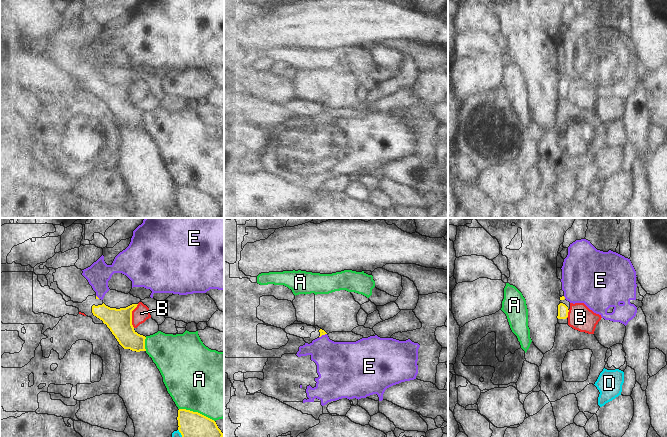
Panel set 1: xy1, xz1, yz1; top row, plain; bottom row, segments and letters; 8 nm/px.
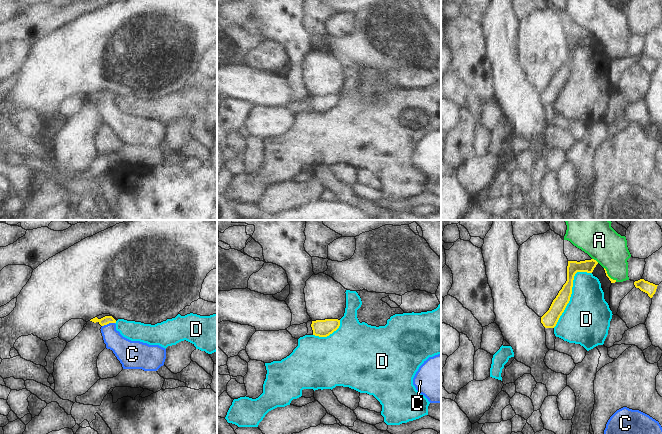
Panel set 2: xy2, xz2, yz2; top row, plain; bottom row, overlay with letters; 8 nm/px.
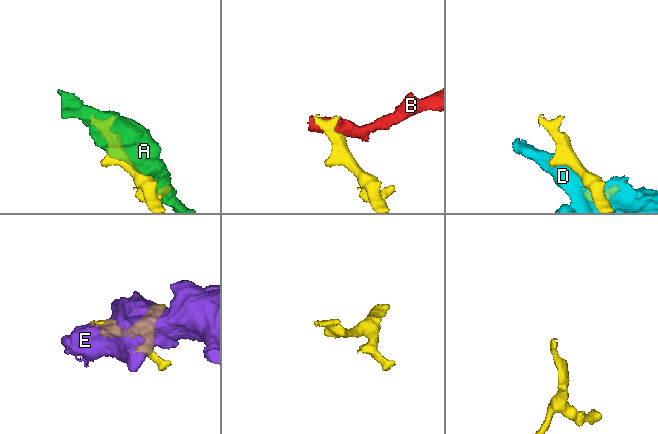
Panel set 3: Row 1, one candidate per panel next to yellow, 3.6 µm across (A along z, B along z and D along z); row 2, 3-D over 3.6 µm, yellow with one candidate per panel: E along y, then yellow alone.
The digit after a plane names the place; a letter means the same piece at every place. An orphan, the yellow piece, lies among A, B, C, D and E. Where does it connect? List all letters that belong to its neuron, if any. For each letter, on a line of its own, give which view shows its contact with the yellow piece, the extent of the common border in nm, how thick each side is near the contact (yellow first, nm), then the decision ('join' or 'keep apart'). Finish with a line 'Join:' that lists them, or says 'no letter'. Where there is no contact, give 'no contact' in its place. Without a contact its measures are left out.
A: xy1 | 300 nm | 280/500 nm | keep apart
B: xy1 | 200 nm | 200/140 nm | keep apart
C: xy2 | 110 nm | 70/180 nm | join
D: yz2 | 550 nm | 120/380 nm | keep apart
E: xz1 | 70 nm | 50/320 nm | keep apart
Join: C

